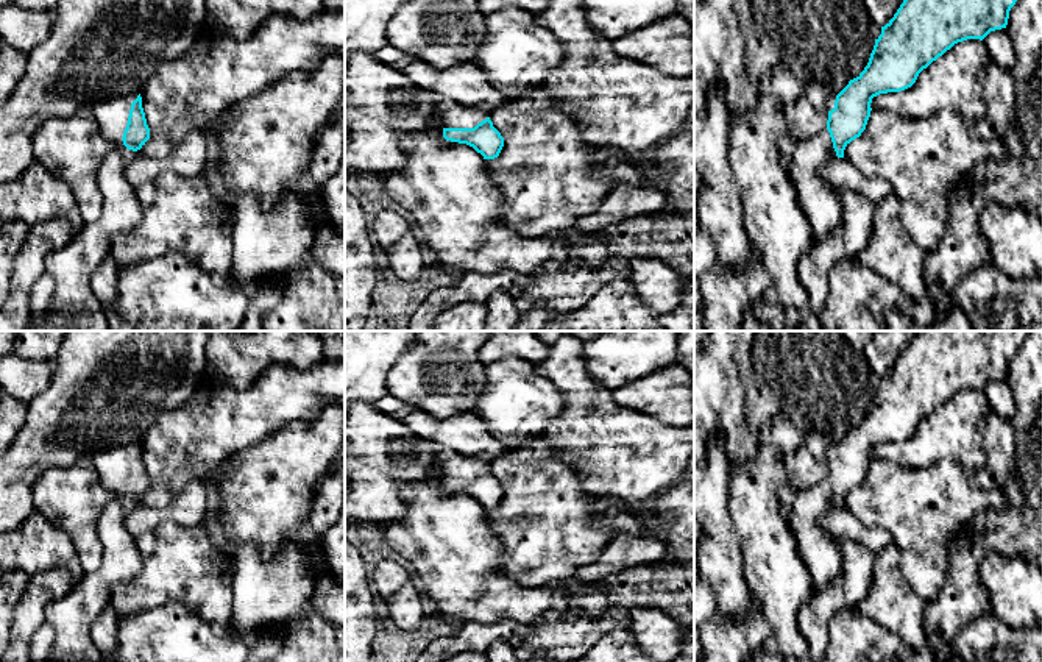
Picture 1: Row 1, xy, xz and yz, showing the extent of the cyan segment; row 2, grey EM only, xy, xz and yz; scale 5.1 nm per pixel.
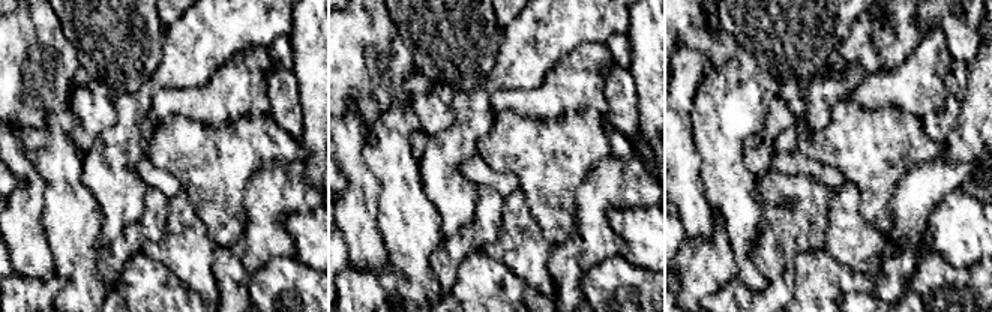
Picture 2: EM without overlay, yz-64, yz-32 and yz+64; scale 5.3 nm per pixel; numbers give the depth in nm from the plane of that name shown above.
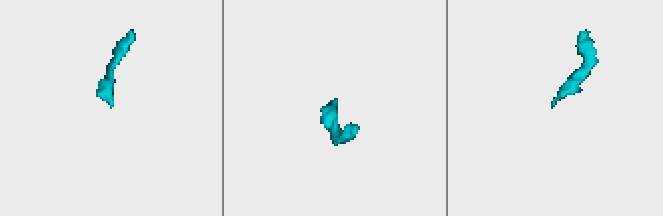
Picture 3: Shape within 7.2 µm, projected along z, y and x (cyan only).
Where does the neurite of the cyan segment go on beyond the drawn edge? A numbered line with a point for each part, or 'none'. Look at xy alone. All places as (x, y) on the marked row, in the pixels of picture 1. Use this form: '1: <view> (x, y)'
1: xy (75, 306)

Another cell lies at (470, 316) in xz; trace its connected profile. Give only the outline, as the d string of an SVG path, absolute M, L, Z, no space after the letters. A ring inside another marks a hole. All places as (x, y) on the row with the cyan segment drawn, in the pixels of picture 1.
M466 301L446 308L432 326L432 331L484 331L487 308L484 303Z

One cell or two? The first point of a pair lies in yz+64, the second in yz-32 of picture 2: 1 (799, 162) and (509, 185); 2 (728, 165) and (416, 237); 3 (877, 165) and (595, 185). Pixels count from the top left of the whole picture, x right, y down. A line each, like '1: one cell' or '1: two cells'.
1: one cell
2: one cell
3: two cells

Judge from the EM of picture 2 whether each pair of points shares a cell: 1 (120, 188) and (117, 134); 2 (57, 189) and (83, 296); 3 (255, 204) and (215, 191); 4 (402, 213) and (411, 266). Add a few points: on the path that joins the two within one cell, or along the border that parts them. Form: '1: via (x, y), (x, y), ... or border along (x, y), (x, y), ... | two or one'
1: via (117, 174), (117, 147) | one
2: via (69, 216), (78, 269) | one
3: border along (260, 168), (248, 182), (245, 191), (243, 236) | two
4: via (410, 227), (410, 252) | one

